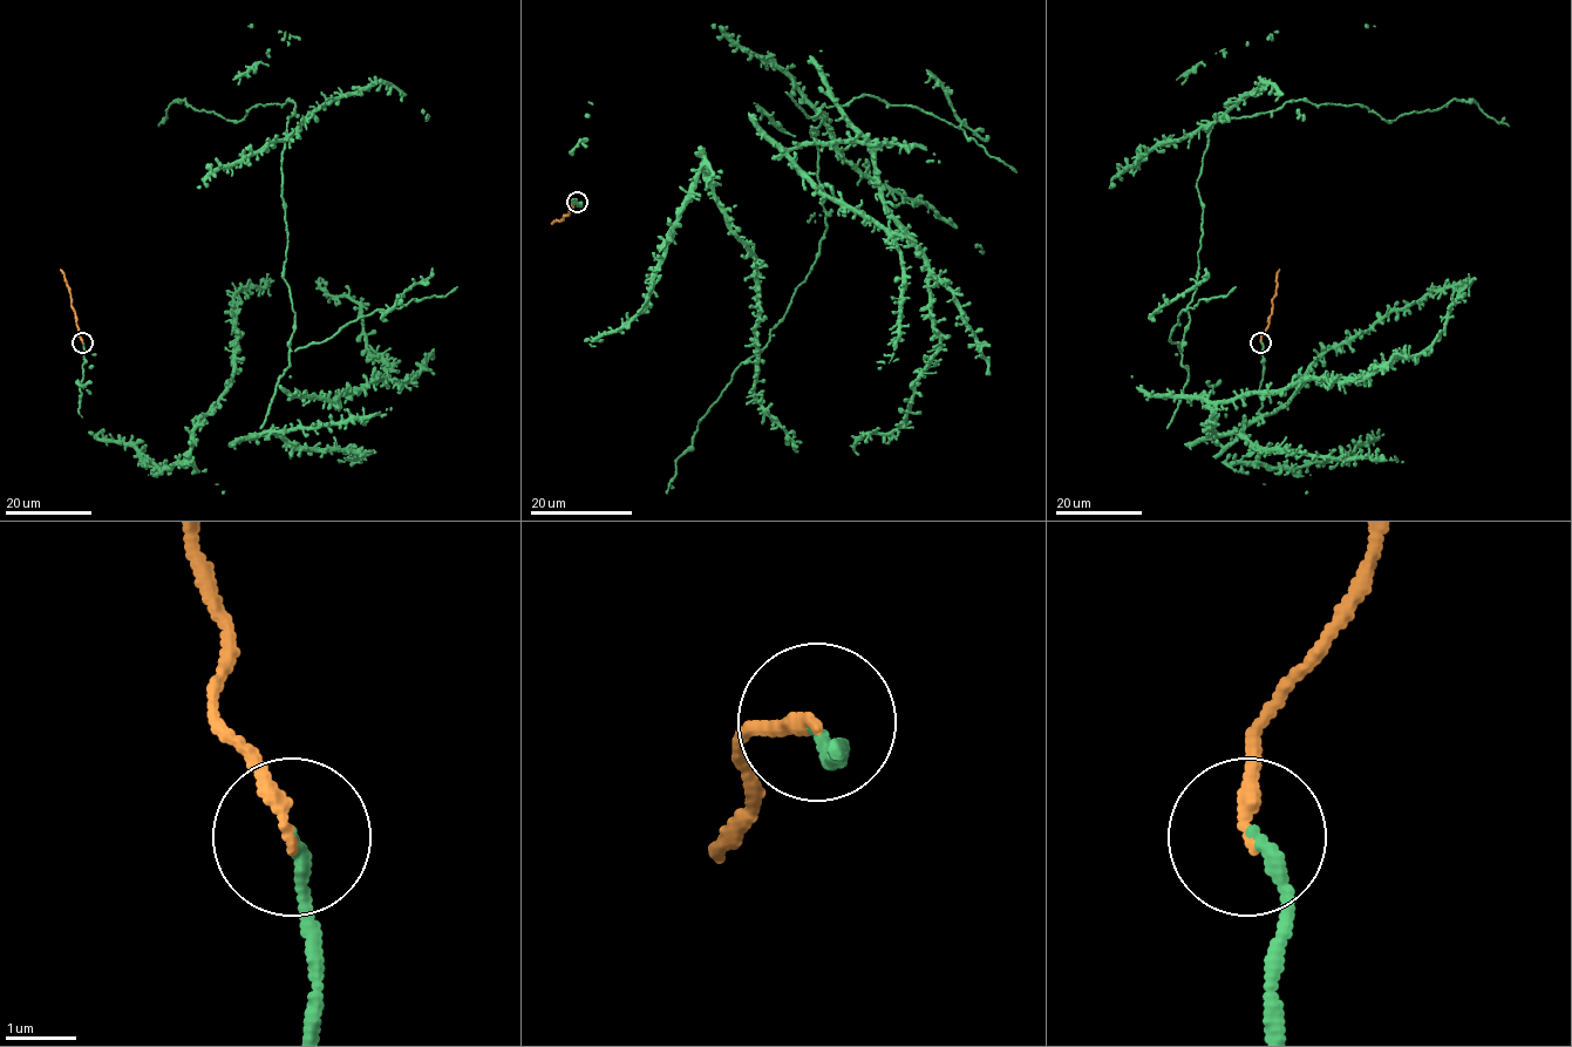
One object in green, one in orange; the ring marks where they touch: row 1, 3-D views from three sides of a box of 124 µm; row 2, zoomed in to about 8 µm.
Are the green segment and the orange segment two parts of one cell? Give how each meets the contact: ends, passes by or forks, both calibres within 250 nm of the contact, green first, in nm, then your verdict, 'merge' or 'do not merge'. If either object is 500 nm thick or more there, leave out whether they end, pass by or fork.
green ends there; orange ends there; 190 nm thick on the green side, 200 nm on the other; merge

